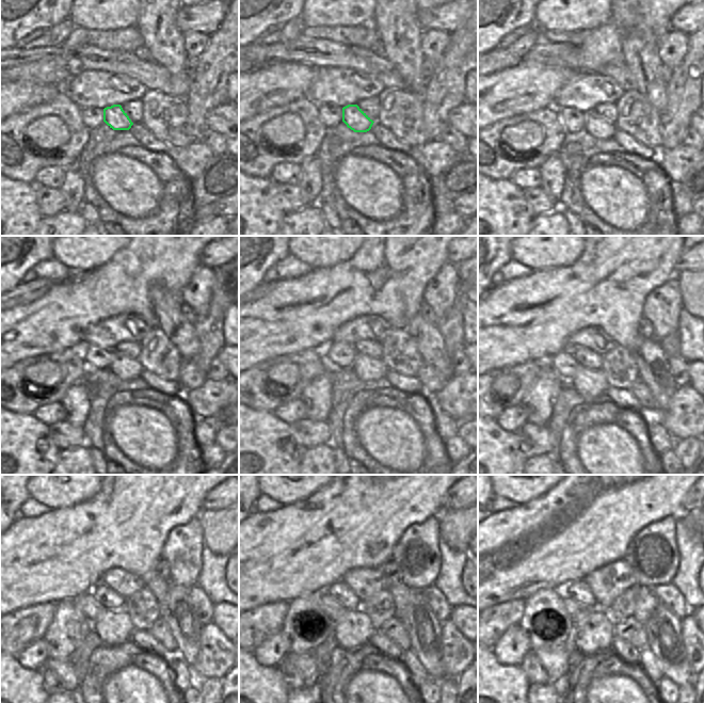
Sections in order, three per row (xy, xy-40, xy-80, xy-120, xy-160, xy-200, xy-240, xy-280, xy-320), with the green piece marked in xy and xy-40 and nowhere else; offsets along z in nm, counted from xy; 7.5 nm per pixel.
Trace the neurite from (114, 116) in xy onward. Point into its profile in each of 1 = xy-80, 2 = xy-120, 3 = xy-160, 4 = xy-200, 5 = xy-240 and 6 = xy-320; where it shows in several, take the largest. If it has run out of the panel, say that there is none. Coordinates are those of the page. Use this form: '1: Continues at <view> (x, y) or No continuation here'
1: Continues at xy-80 (600, 128)
2: Continues at xy-120 (126, 368)
3: Continues at xy-160 (366, 368)
4: Continues at xy-200 (591, 384)
5: Continues at xy-240 (113, 626)
6: Continues at xy-320 (595, 633).

